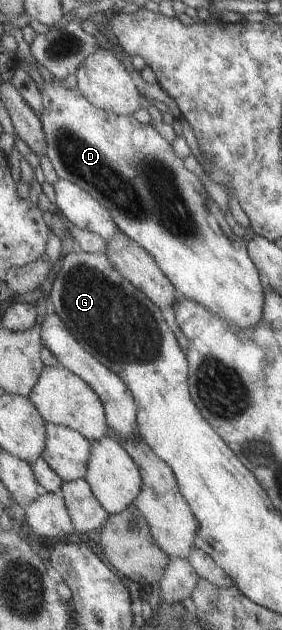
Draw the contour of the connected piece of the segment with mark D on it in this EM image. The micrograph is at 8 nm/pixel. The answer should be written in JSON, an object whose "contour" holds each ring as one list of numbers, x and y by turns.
{"contour":[[40,66,39,68,44,75,43,83,38,85,42,97,42,109,39,113,40,123,43,134,45,135,46,155,51,162,51,166,55,169,57,176,59,176,60,179,68,180,79,185,81,189,85,189,86,193,95,197,103,207,107,207,109,212,113,215,115,224,119,227,120,232,127,235,130,239,133,239,133,241,142,249,145,249,145,251,157,261,159,269,163,271,165,278,169,279,169,282,175,287,176,293,180,297,191,299,191,301,195,301,195,303,207,307,213,315,217,315,217,319,225,319,227,323,231,323,231,325,235,325,235,327,239,327,239,329,255,327,255,325,261,321,261,317,263,317,263,303,266,293,260,283,259,273,248,257,246,245,250,235,240,237,233,233,231,219,228,219,225,213,221,212,221,209,219,209,215,201,208,196,204,185,200,182,197,175,185,168,184,160,177,157,172,145,160,135,152,124,139,123,132,115,116,115,98,109,91,105,91,103,88,103,88,100,79,92,77,87,75,87,75,89,67,89,63,85,63,79,54,77]]}

